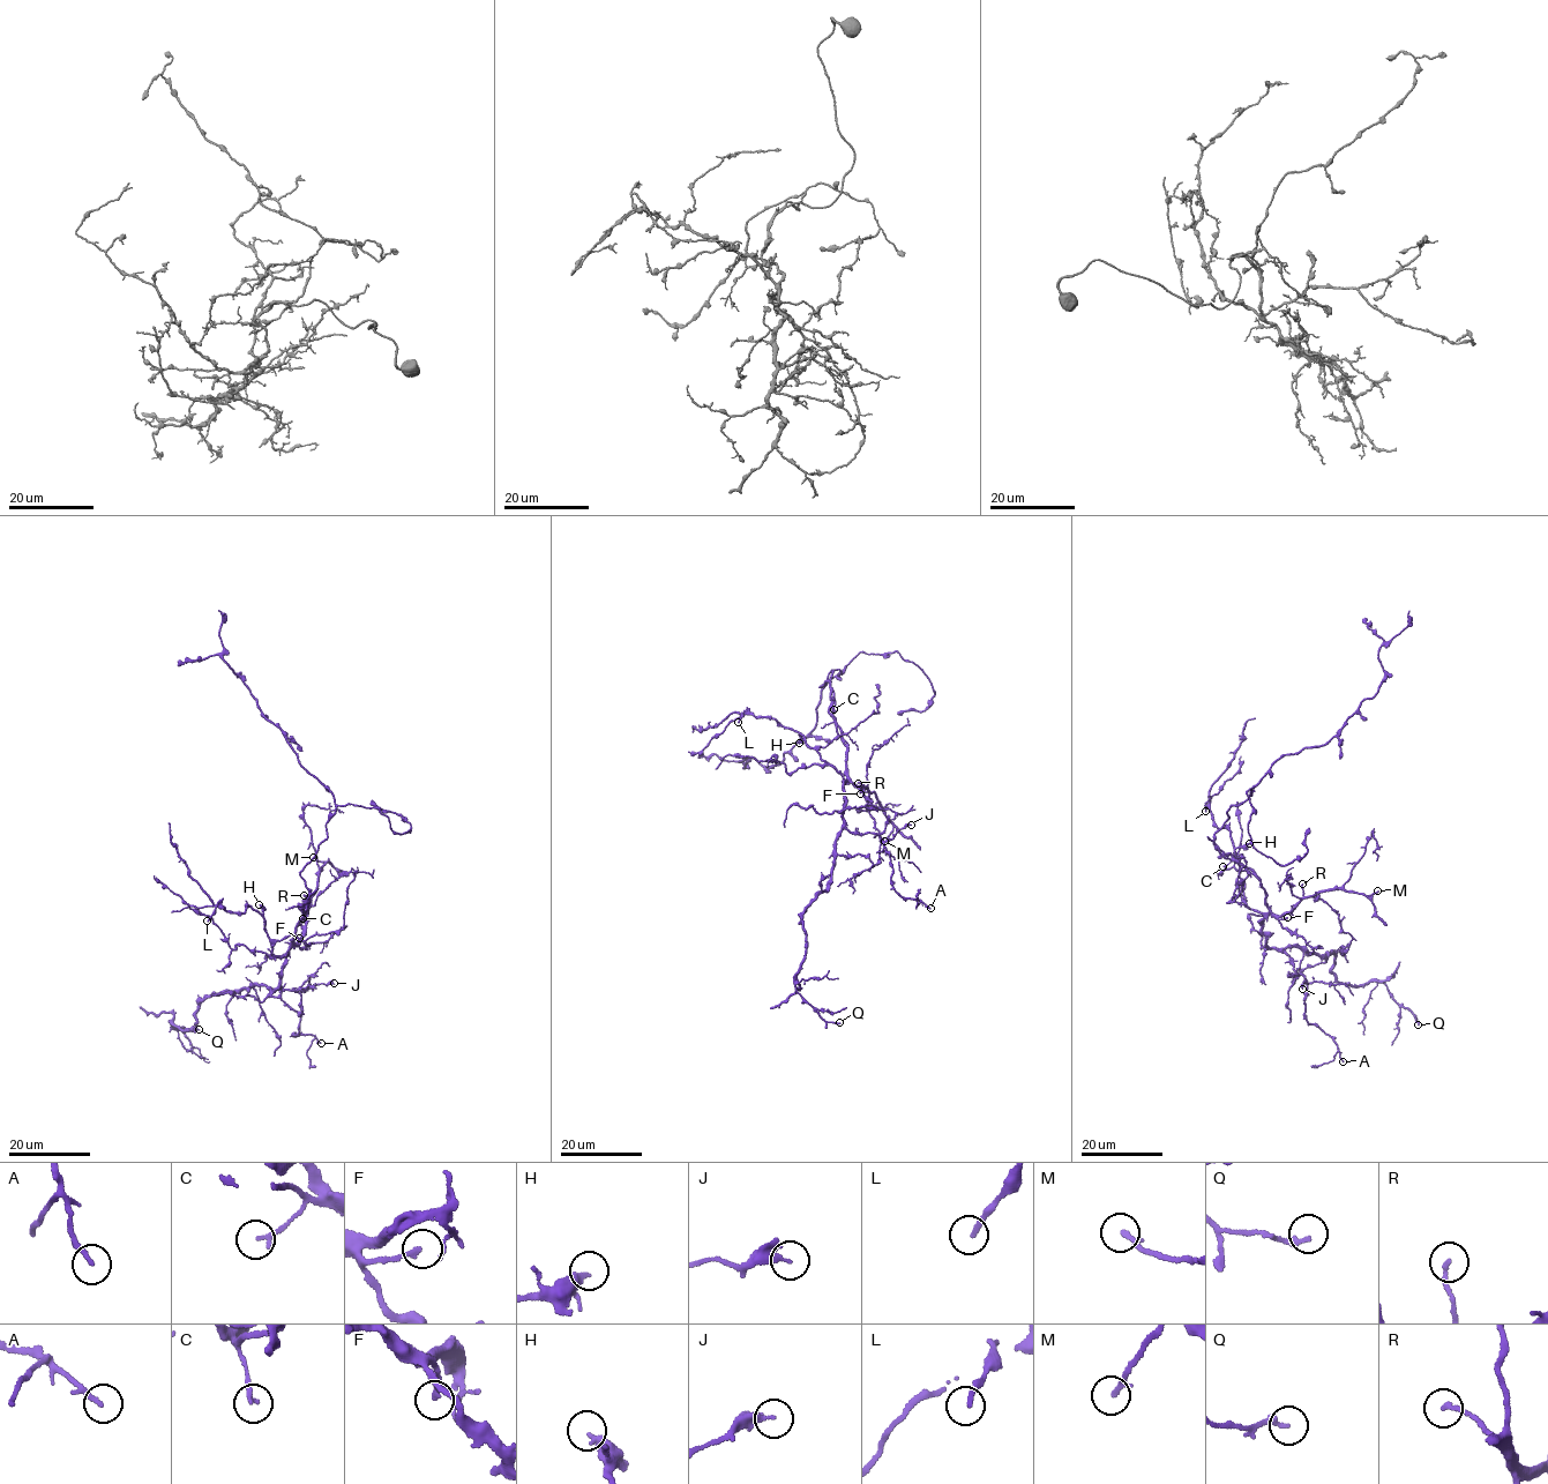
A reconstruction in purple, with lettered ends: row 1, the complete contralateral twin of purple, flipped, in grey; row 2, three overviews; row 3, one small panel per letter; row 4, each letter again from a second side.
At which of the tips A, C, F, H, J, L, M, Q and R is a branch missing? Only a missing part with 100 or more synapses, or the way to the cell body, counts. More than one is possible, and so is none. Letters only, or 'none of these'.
none of these

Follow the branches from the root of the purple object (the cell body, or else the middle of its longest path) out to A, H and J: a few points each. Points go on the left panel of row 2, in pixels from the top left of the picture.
A: (299, 908), (303, 919), (281, 986), (269, 989), (301, 989), (299, 1033), (292, 1035), (312, 1035), (321, 1043)
H: (299, 908), (303, 909), (303, 919), (297, 923), (288, 953), (282, 957), (271, 953), (259, 904)
J: (299, 908), (303, 919), (283, 966), (281, 986), (269, 989), (334, 983)

